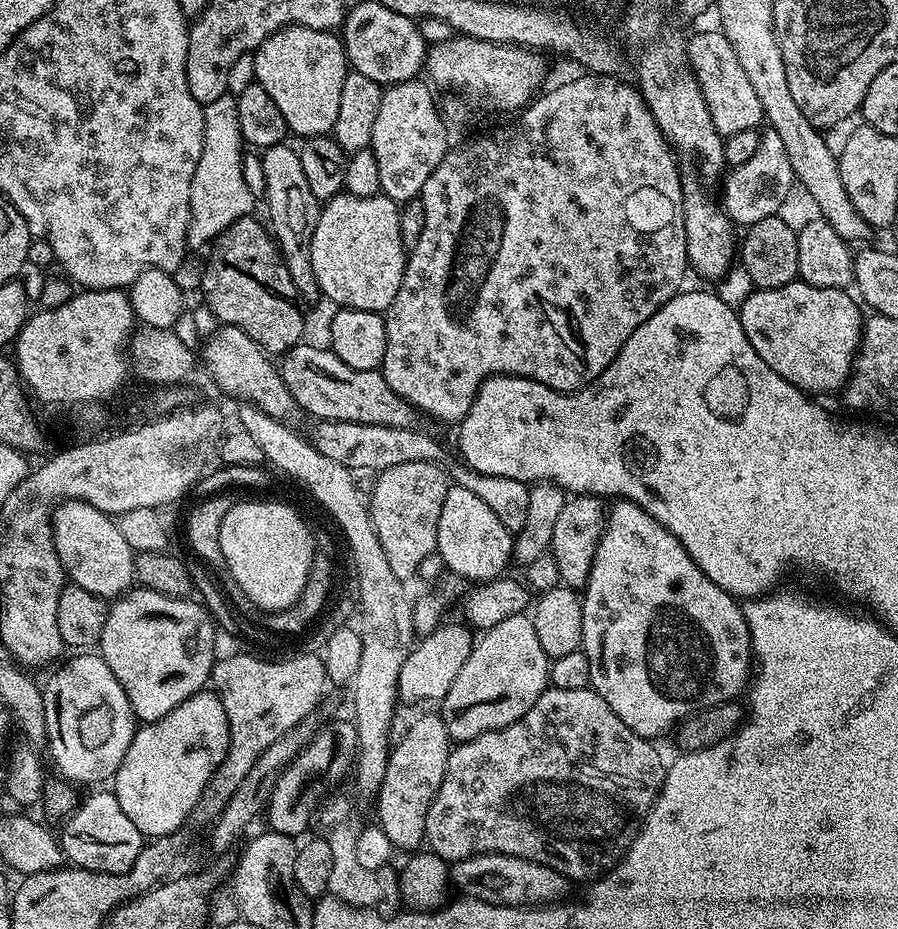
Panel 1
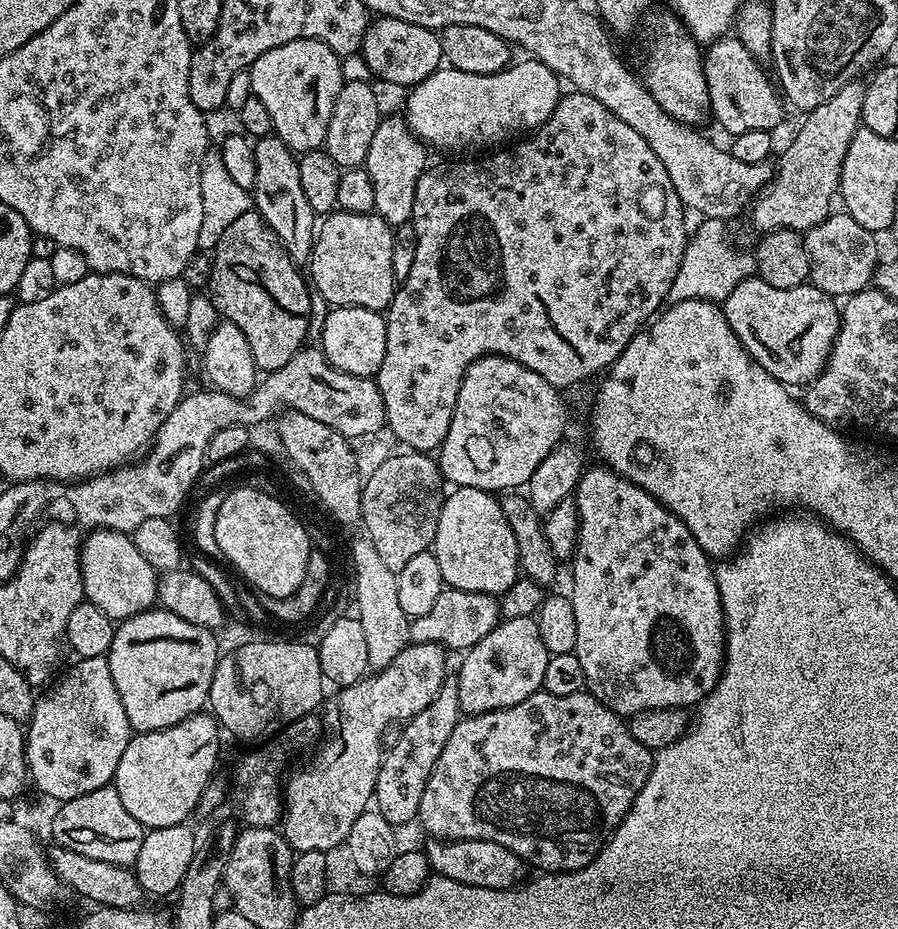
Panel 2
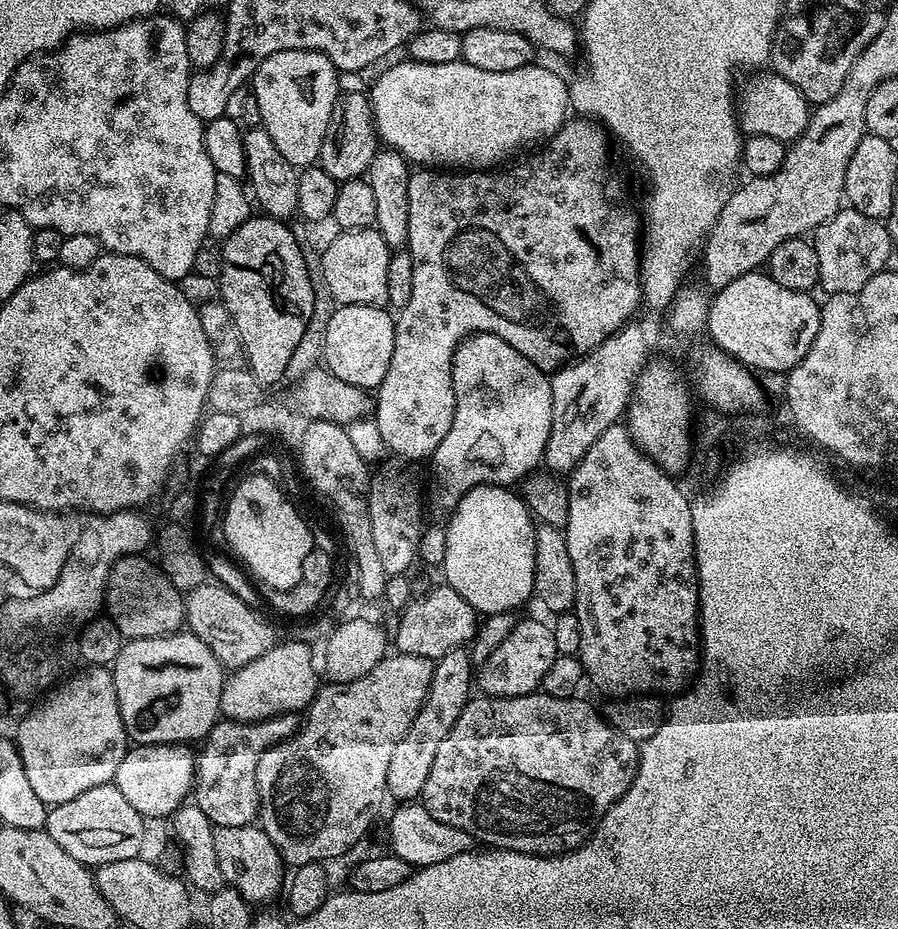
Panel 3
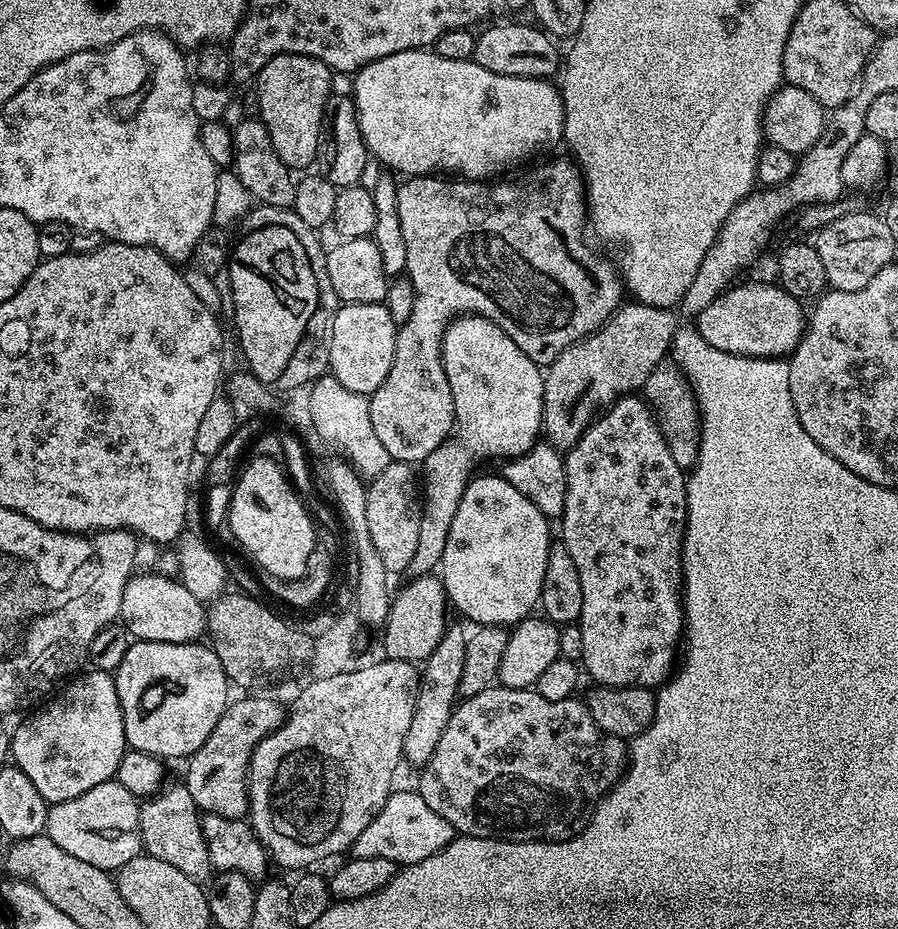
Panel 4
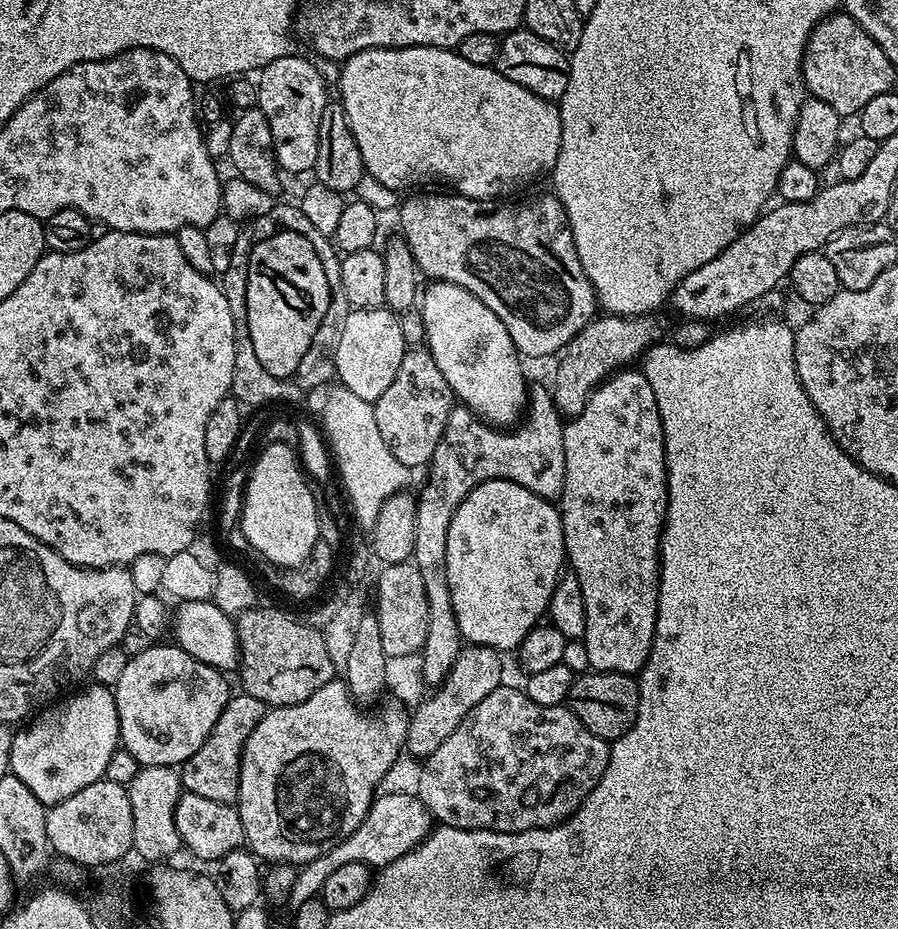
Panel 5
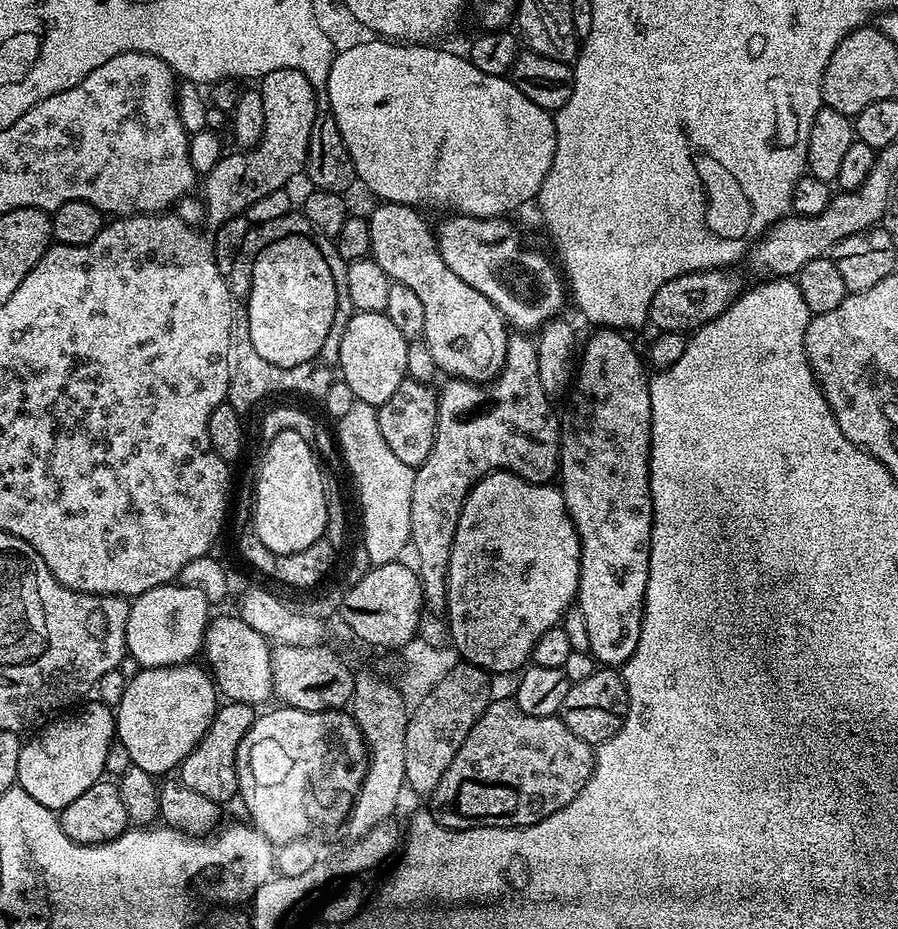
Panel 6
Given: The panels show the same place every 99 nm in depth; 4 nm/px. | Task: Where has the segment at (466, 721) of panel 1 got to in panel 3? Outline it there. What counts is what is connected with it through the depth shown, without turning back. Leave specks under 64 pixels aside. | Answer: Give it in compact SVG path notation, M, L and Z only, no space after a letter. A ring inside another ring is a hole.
M521 619L502 638L502 646L495 648L478 668L478 688L485 696L524 696L543 685L546 670L555 662L558 653L554 634L547 623L540 620Z

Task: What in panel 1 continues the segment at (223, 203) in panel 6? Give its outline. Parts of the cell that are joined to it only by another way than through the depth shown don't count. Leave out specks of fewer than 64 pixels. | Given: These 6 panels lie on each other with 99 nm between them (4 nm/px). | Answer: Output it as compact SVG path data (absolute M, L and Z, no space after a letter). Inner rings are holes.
M290 24L278 29L266 42L260 45L255 51L254 70L256 71L255 83L262 86L262 90L266 90L266 94L270 94L270 98L274 98L274 106L278 106L278 110L282 110L282 118L286 118L286 126L289 133L294 137L307 138L310 136L326 136L329 135L334 126L334 122L338 118L338 102L342 102L342 82L346 82L346 78L350 73L350 65L348 63L348 55L344 53L344 41L335 31L323 32L322 30L310 30L310 26L302 26L301 24Z

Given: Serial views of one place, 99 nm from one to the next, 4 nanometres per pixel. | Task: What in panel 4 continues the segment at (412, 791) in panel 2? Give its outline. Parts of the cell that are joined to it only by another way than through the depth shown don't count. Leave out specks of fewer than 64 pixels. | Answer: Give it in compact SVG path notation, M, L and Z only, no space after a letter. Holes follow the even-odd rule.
M456 626L449 627L444 633L442 642L434 646L427 660L423 661L420 672L420 690L414 702L414 718L410 718L410 727L406 730L403 759L416 766L422 766L434 754L438 741L446 726L450 722L452 712L456 709L460 696L460 683L462 682L462 662L466 662L466 642L468 636Z

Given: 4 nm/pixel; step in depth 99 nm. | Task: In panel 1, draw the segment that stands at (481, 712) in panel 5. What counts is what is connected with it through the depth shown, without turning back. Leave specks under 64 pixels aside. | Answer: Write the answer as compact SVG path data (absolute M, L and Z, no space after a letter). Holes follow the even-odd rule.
M549 686L544 689L538 702L534 702L534 706L530 706L530 710L526 710L526 714L522 714L522 718L518 718L510 726L478 734L478 738L473 740L459 741L449 751L442 786L438 786L438 794L426 814L424 838L427 847L446 862L464 860L467 856L478 855L479 852L497 852L550 866L572 882L591 882L624 855L636 833L640 831L641 821L652 808L660 787L664 784L666 760L660 757L659 750L652 744L655 743L649 737L639 736L637 732L630 730L630 726L626 726L626 722L622 722L622 718L618 718L618 714L614 714L610 706L606 706L606 698L602 698L591 686L582 690L558 690Z

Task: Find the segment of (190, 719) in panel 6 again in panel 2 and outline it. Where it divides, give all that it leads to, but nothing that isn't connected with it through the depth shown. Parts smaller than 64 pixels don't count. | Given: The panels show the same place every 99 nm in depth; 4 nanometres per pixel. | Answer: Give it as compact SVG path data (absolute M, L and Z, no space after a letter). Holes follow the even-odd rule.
M153 606L147 612L139 612L116 624L114 642L110 642L106 659L118 690L118 698L122 698L122 710L126 710L126 718L133 733L169 728L197 715L203 709L200 707L208 704L210 682L214 678L218 659L216 638L217 633L213 629L188 622L186 618L180 618L178 614L159 606Z

